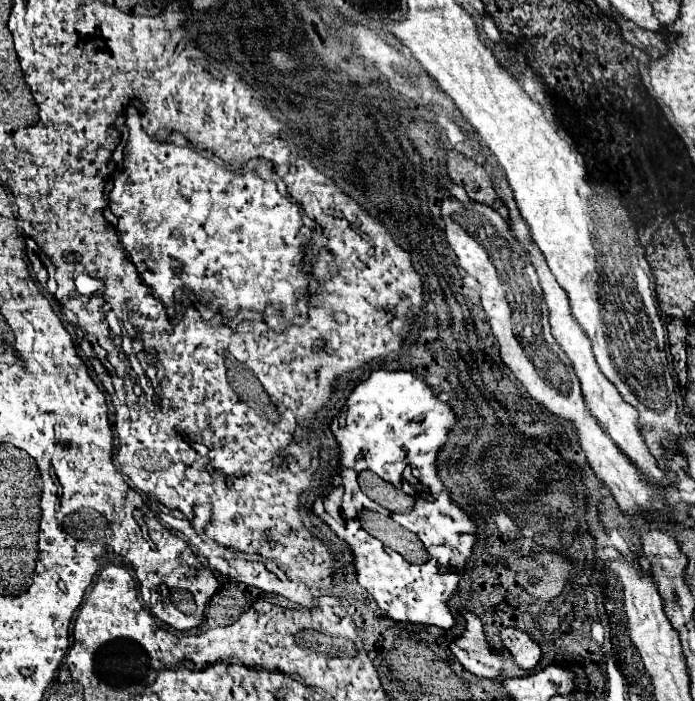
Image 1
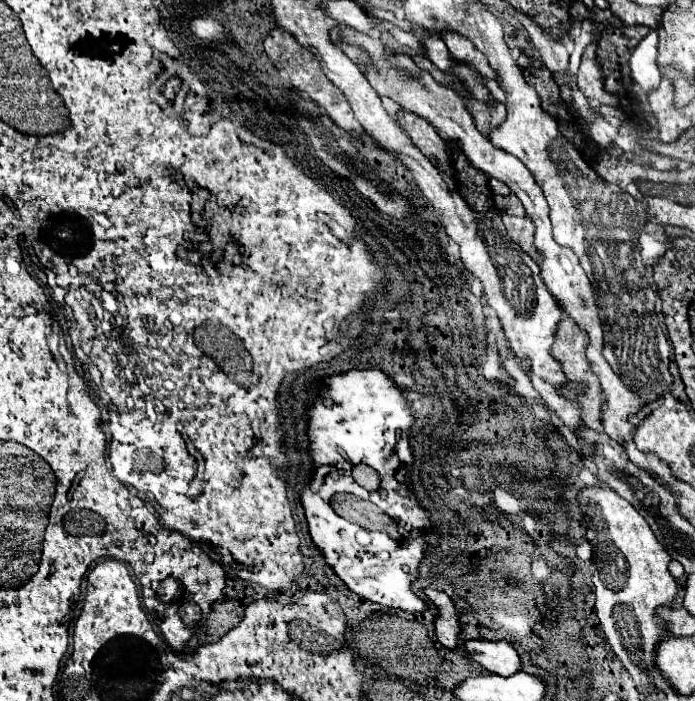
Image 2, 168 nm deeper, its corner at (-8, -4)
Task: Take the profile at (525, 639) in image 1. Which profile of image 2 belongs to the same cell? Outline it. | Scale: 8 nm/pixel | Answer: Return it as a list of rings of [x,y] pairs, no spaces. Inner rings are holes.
[[[470,639],[464,641],[464,649],[468,651],[470,659],[484,667],[490,673],[508,677],[520,671],[520,657],[512,645],[506,641],[480,641],[480,639]]]

